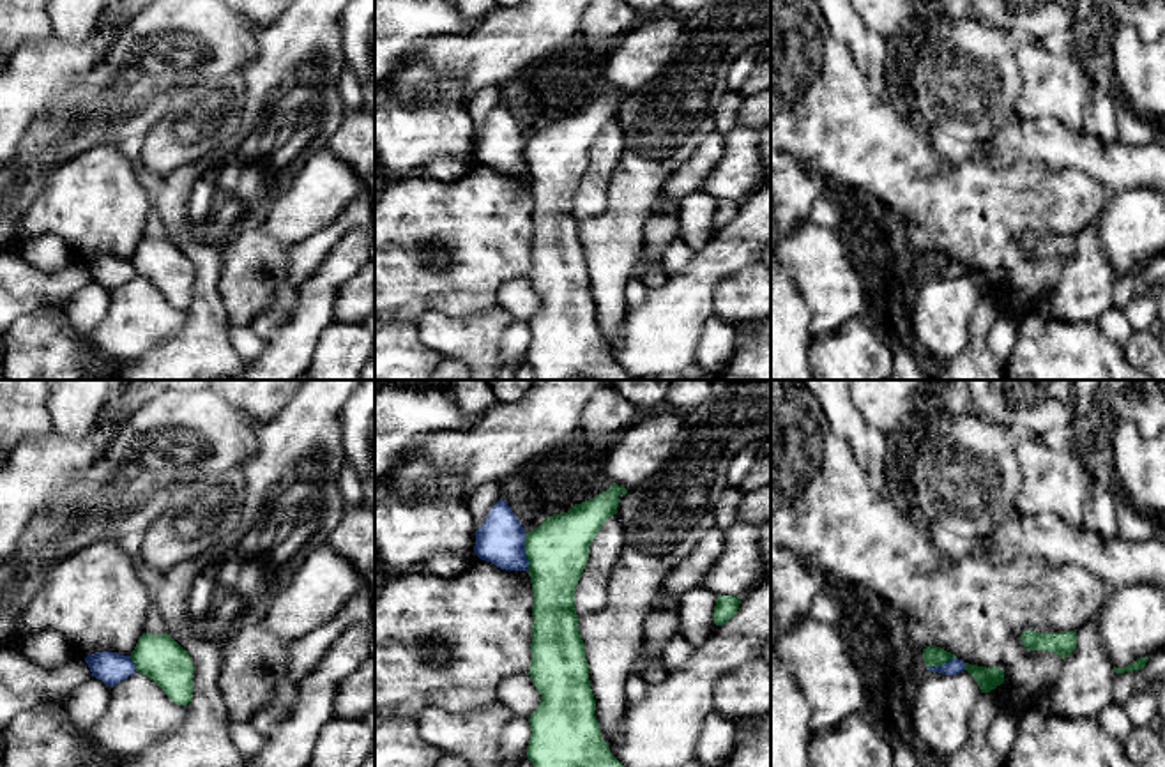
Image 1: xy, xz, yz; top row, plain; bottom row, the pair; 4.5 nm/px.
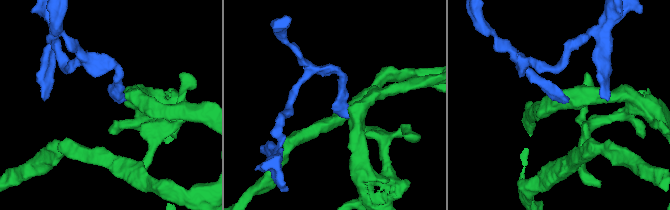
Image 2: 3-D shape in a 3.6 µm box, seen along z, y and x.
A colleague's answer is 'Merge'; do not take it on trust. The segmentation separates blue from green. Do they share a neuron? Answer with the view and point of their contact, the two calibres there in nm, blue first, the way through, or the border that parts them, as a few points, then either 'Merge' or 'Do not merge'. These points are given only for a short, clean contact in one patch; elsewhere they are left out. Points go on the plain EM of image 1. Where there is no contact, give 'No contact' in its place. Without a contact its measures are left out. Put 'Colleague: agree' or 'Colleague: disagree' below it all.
Touches blue at xz (524, 156). Thickness 220 nm (blue) against 280 nm. Boundary: xz (525, 138), (529, 174). Do not merge
Colleague: disagree

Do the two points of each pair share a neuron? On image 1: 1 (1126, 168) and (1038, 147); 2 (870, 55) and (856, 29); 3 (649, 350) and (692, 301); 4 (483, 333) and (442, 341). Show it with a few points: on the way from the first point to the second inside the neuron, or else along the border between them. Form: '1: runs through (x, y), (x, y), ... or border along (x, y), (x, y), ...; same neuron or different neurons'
1: runs through (1105, 161), (1079, 149), (1059, 147); same neuron
2: runs through (868, 48), (856, 36); same neuron
3: runs through (658, 338), (679, 313); same neuron
4: runs through (472, 336), (453, 336); same neuron

